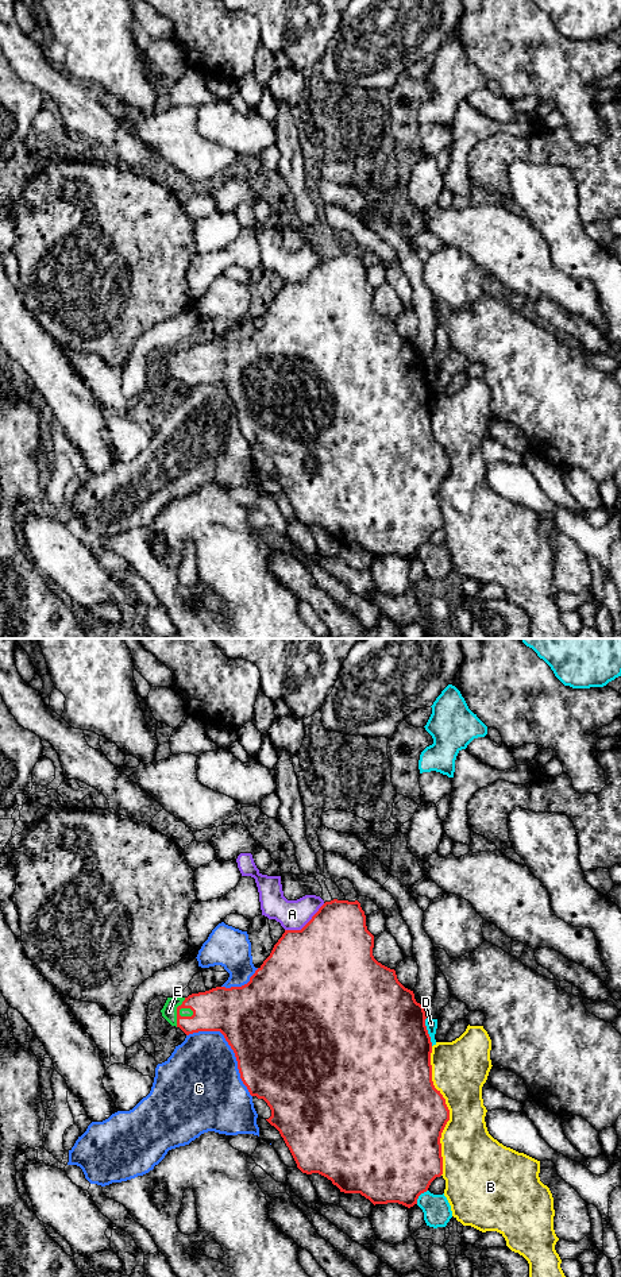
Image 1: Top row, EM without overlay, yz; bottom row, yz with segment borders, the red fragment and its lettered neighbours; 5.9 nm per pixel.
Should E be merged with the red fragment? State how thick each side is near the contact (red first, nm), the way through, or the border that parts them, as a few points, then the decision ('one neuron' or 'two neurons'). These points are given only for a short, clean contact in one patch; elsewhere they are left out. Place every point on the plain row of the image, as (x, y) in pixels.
260/90 nm | across yz (219, 361), (177, 365), (169, 363) | one neuron

